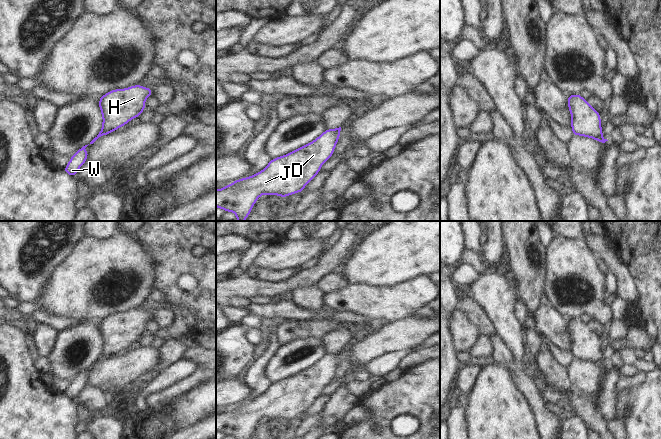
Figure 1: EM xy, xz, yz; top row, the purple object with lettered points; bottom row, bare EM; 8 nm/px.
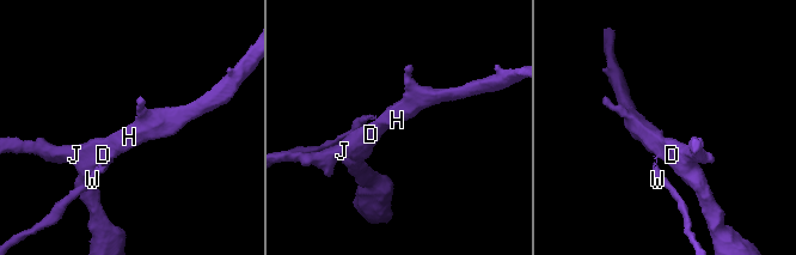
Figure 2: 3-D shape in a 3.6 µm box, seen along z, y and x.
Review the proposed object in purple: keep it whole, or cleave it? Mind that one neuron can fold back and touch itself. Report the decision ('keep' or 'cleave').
cleave

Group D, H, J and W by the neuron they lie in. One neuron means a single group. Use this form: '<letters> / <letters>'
D H J / W

